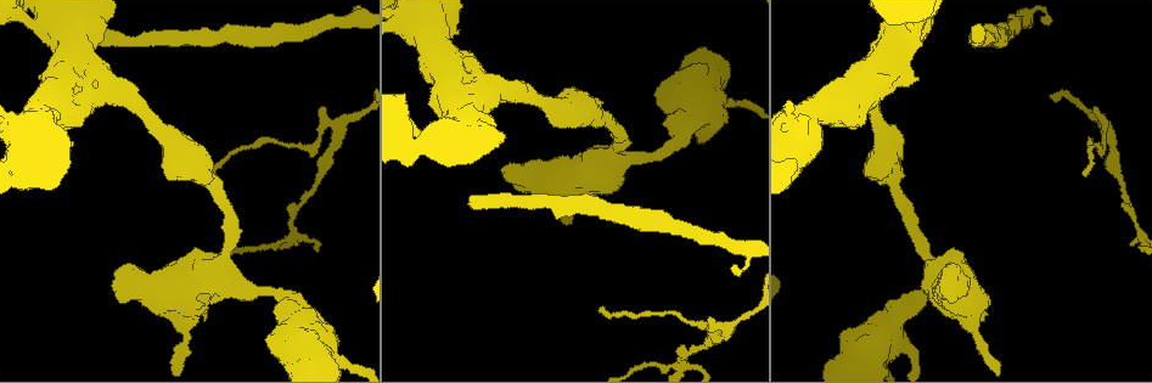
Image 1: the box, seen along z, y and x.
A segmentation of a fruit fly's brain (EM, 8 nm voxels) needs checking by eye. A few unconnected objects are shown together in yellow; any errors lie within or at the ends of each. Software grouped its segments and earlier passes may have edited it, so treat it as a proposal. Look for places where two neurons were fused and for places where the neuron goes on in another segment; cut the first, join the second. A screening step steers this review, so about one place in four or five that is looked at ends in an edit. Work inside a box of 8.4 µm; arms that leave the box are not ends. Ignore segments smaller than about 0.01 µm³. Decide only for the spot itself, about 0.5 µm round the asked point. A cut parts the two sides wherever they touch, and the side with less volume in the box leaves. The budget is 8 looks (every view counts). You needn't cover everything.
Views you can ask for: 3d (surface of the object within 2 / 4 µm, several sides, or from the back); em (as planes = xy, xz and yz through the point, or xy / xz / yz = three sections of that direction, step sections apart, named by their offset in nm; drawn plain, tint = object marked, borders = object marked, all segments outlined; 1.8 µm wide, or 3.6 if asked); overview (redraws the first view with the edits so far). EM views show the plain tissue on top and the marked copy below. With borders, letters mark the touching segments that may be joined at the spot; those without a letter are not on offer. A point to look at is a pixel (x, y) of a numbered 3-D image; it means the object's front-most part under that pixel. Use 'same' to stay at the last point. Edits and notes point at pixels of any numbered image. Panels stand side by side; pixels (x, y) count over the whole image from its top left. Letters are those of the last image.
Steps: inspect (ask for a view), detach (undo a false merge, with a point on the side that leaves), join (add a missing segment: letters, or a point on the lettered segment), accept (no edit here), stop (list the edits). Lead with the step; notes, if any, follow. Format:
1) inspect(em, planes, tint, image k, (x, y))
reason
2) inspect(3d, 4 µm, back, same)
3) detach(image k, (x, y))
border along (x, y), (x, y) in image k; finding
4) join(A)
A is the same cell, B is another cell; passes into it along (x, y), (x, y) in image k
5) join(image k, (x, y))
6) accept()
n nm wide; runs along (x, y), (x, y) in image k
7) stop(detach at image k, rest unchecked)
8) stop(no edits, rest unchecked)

inspect(3d, 4 µm, image 1, (692, 112))
abrupt turn

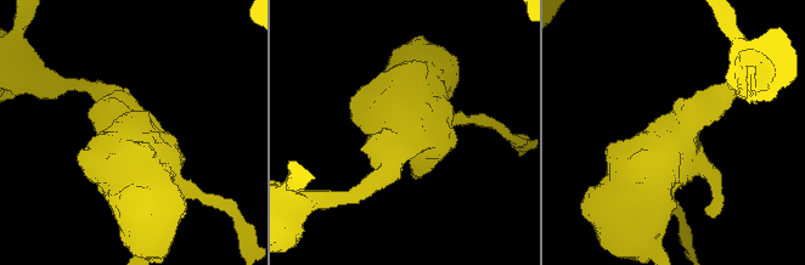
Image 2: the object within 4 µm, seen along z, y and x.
inspect(em, 3.6 µm, xy, step 16, tint, image 2, (400, 127))
need the tissue

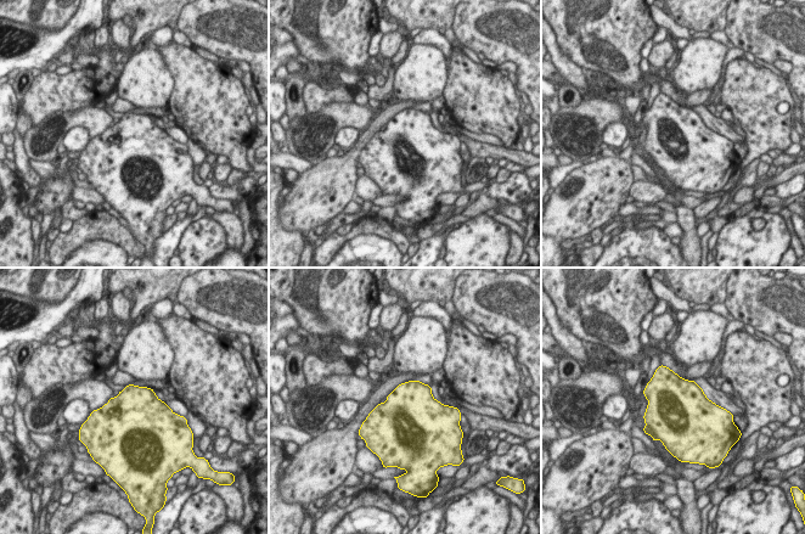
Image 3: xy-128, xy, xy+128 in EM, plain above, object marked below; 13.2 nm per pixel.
inspect(em, 3.6 µm, xy, step 16, borders, same)

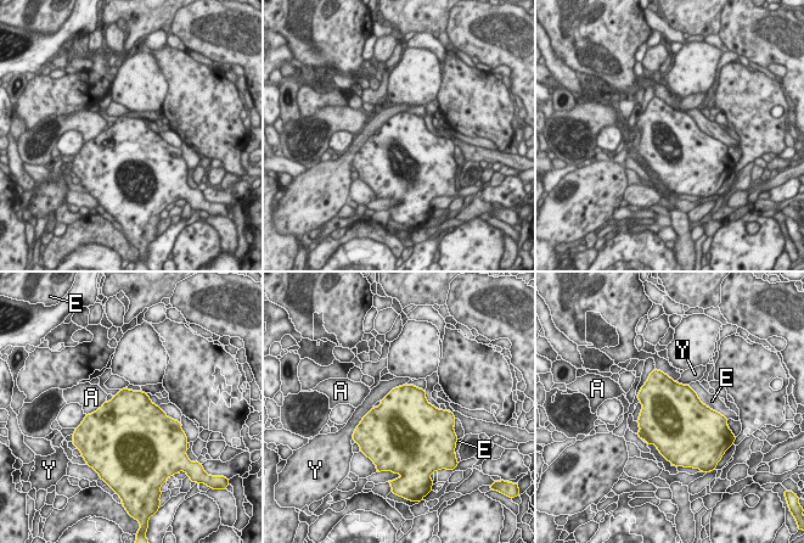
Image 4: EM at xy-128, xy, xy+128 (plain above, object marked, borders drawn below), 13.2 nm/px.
accept()
A, E and Y are other cells; border along (404, 384), (394, 387), (381, 401) in image 4; all the same neuron

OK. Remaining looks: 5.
inspect(em, 3.6 µm, yz, step 8, borders, image 1, (734, 272))

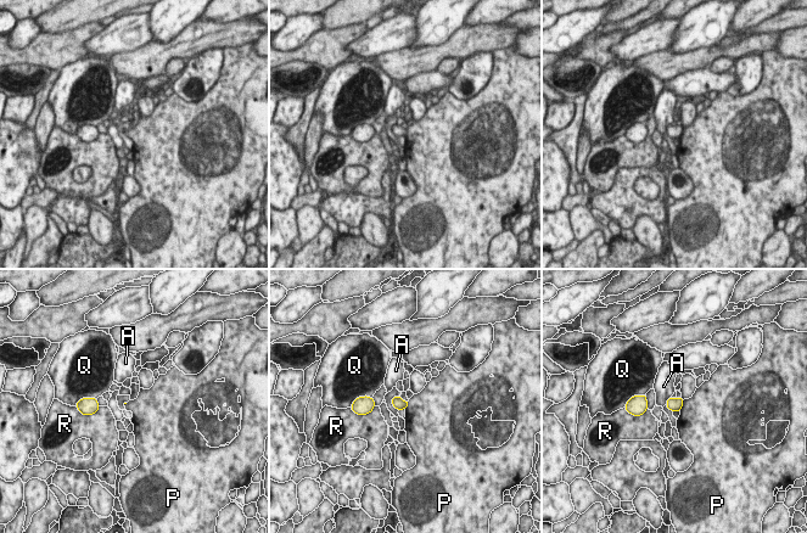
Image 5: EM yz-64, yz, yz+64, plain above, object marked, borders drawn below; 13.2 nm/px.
accept()
A, P, Q and R are other cells; border along (683, 400), (679, 410) in image 5; none of them fits

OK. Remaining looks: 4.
inspect(em, planes, borders, image 1, (971, 30))
free end

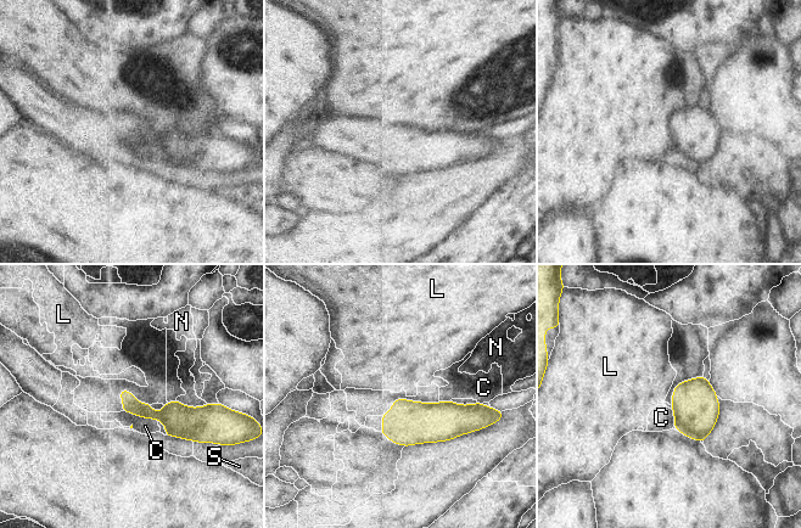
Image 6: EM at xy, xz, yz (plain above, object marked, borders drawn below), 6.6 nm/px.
accept()
C, L, N and S are other cells; border along (164, 405), (161, 410), (150, 409) in image 6; none of them fits

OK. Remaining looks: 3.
stop(no edits, rest unchecked)

